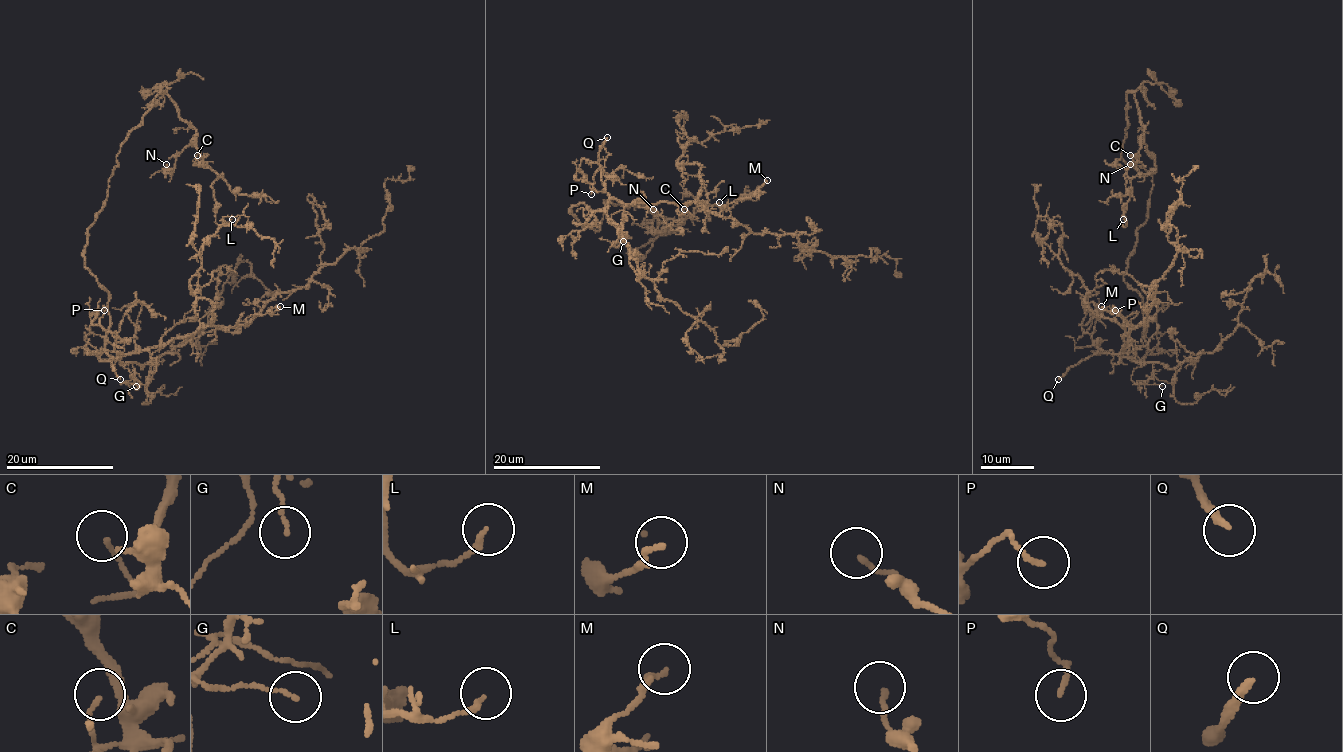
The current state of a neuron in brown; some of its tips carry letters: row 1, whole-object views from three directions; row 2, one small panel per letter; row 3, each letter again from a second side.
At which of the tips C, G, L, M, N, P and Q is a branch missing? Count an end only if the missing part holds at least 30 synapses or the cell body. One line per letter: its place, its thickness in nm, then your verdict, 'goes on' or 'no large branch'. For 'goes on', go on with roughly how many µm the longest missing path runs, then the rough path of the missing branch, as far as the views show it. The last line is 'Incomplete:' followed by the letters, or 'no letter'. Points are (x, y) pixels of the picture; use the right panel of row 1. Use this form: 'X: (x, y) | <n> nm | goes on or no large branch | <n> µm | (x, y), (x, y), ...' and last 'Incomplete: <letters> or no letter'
C: (1130, 155) | 110 nm | no large branch
G: (1162, 386) | 110 nm | no large branch
L: (1123, 219) | 160 nm | no large branch
M: (1101, 306) | 180 nm | no large branch
N: (1130, 164) | 140 nm | no large branch
P: (1115, 310) | 120 nm | no large branch
Q: (1058, 379) | 240 nm | goes on | 110 µm
Incomplete: Q

